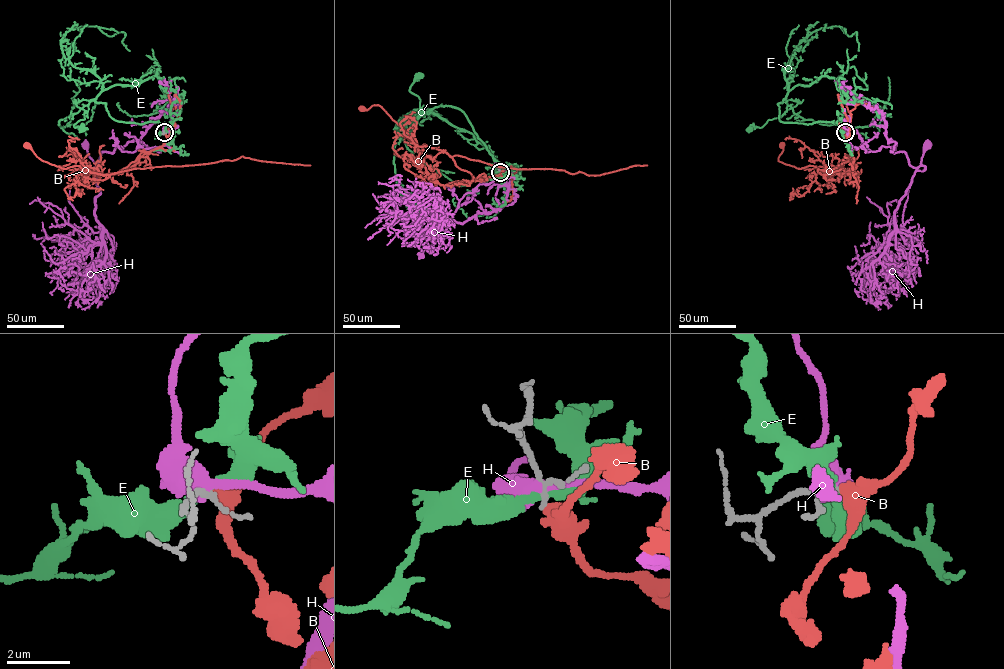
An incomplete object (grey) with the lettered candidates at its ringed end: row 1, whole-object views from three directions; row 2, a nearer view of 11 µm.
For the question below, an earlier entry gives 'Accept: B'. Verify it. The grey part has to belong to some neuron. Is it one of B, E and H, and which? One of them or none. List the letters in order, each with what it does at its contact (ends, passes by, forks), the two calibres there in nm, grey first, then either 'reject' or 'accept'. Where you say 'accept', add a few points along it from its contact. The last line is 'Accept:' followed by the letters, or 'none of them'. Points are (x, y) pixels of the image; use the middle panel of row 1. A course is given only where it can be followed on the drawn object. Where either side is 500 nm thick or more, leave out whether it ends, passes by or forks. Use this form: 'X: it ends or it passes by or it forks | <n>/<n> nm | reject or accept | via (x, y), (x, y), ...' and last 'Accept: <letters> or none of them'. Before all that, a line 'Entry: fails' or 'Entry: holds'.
Entry: fails
B: it passes by | 150/400 nm | reject
E: it passes by | 170/280 nm | reject
H: it passes by | 180/480 nm | reject
Accept: none of them

